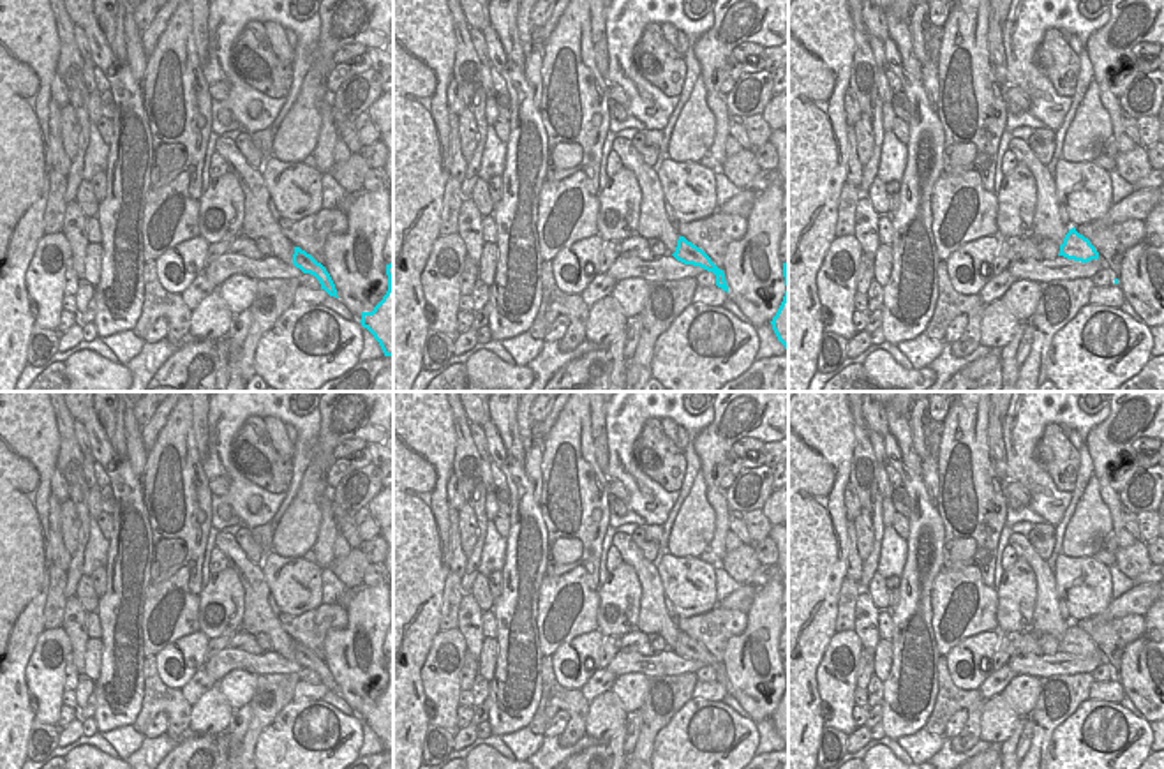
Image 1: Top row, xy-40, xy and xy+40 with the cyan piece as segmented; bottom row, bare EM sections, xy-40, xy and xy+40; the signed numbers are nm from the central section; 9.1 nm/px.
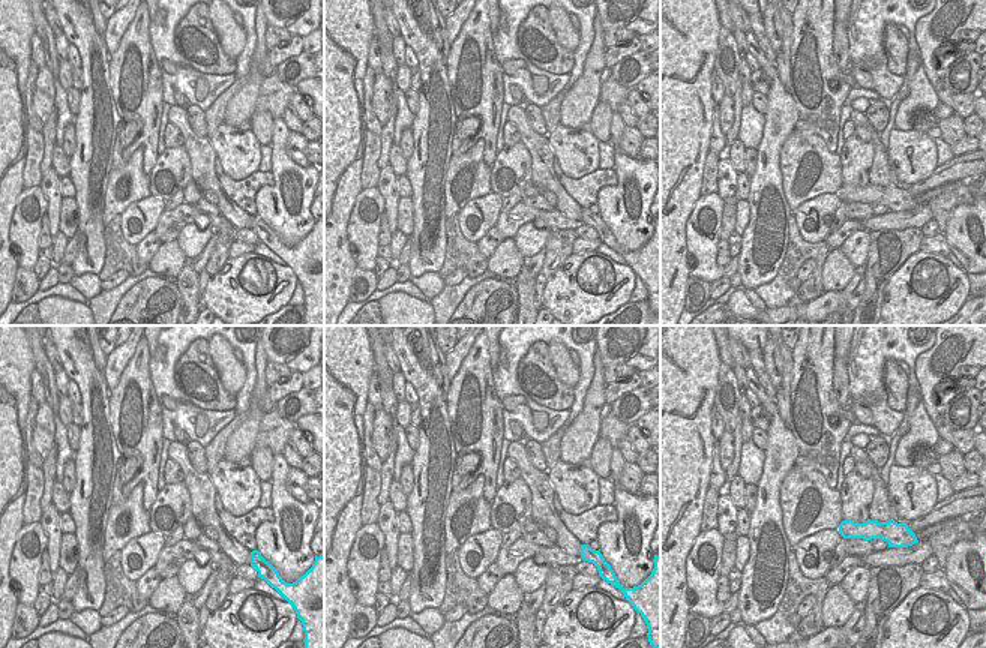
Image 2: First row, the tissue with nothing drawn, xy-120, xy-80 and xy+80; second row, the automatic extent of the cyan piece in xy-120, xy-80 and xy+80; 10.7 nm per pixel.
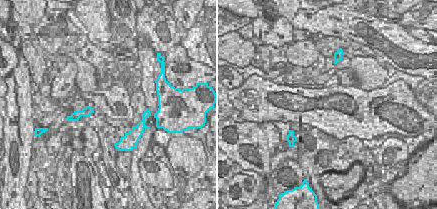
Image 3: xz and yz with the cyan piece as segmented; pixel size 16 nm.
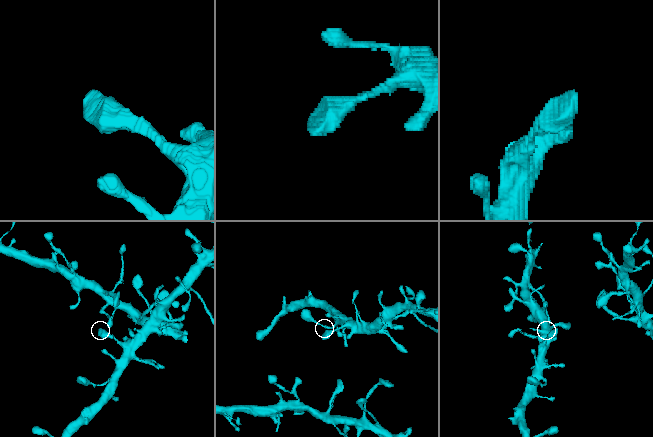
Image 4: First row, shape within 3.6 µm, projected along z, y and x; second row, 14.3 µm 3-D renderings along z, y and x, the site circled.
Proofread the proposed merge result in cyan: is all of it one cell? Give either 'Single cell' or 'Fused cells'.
Single cell.

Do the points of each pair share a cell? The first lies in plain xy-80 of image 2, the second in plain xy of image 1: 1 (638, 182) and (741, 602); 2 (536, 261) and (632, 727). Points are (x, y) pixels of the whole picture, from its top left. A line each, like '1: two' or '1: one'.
1: two
2: one

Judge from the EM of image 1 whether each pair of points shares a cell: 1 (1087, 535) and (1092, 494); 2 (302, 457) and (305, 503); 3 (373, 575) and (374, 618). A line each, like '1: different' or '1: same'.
1: same
2: different
3: different

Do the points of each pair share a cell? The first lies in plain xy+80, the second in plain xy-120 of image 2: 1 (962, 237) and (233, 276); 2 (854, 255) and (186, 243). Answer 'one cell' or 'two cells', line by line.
1: two cells
2: one cell

